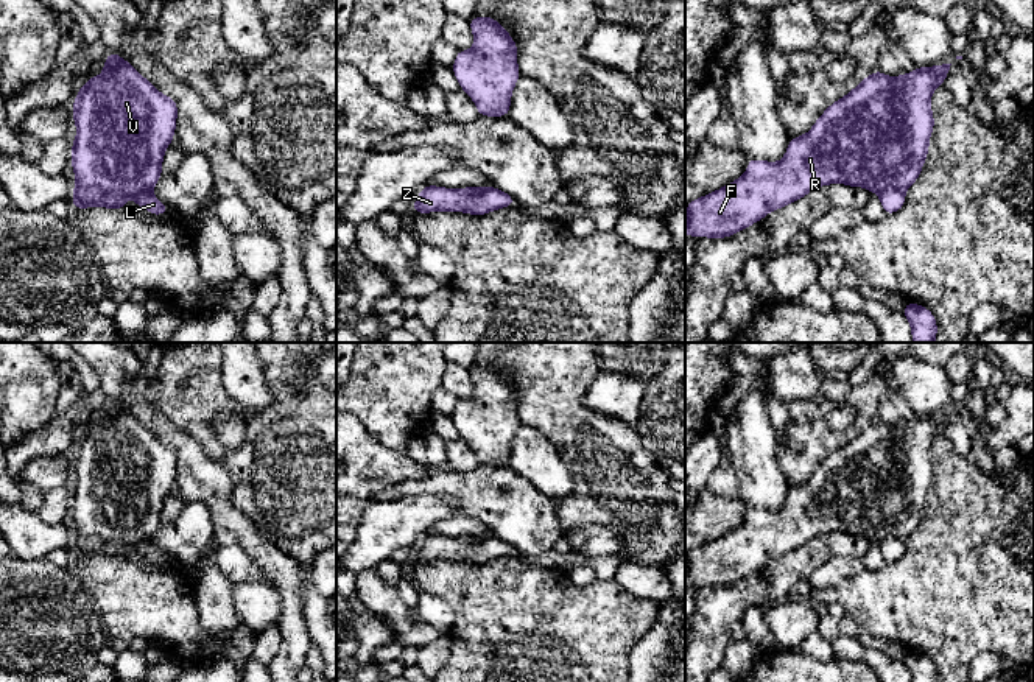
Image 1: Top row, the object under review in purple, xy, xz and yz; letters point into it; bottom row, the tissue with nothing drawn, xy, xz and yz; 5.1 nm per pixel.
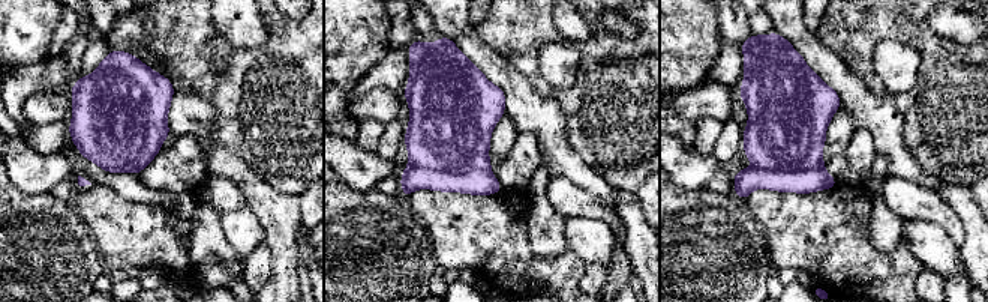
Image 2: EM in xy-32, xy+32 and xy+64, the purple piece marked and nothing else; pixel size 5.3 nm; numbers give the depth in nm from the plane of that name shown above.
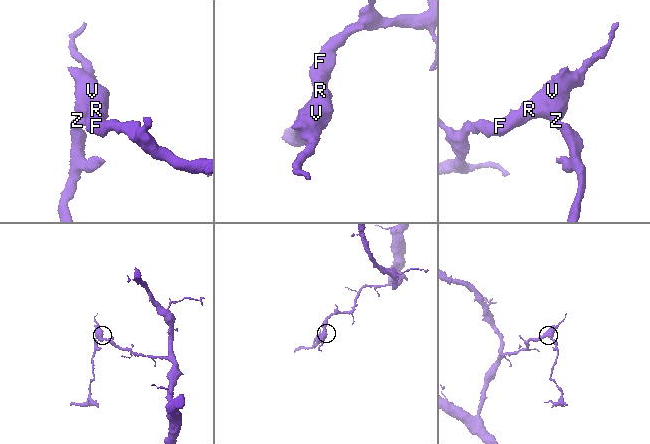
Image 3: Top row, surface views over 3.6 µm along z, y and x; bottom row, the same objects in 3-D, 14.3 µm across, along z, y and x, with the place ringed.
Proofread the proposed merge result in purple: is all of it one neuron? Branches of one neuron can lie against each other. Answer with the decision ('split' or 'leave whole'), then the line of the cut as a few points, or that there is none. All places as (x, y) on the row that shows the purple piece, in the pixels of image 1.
split | xy (77, 184), (100, 187), (126, 196)

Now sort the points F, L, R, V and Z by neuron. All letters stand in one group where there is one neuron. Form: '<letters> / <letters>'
F R V / L Z

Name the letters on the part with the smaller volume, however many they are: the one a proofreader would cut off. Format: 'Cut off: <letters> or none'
Cut off: L, Z

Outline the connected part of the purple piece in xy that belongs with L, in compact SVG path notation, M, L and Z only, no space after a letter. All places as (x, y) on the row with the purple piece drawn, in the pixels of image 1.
M151 190L139 192L137 195L131 196L137 206L143 207L145 210L151 212L153 215L162 215L170 212L170 209L160 202Z

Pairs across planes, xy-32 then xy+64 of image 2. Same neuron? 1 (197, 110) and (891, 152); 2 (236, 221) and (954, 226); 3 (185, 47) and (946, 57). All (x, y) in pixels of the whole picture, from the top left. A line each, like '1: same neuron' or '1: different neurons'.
1: same neuron
2: different neurons
3: same neuron

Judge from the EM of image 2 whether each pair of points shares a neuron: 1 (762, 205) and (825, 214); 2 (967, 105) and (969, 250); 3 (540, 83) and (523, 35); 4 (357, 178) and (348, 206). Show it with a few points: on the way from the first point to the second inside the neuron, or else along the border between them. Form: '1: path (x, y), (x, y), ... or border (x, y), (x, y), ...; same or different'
1: path (777, 214), (810, 214); same
2: border (940, 181), (970, 188); different
3: path (531, 71), (525, 60), (523, 47); same
4: border (339, 178), (353, 190), (375, 190); different

